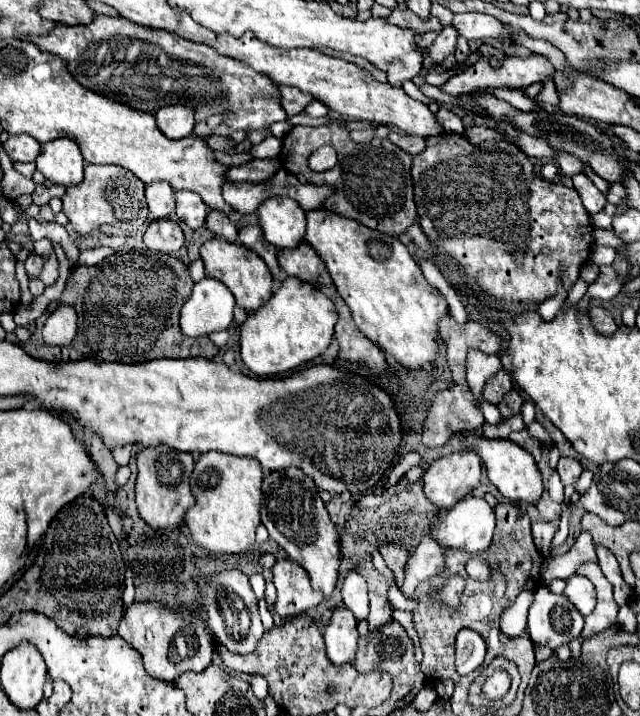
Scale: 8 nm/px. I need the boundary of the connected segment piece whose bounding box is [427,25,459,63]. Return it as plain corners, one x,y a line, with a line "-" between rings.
447,25
439,35
437,35
437,39
435,39
435,43
427,49
427,53
439,63
439,61
443,61
447,55
451,55
453,51
455,51
455,47
457,47
457,31
453,31
453,27
451,25

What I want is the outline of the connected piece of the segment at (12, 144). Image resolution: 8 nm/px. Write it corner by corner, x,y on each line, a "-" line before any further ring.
25,133
11,135
3,143
3,147
13,161
35,161
35,157
39,155
39,149
41,149
41,145
31,135
25,135

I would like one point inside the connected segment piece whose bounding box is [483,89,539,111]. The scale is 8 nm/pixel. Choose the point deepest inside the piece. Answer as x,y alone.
517,98

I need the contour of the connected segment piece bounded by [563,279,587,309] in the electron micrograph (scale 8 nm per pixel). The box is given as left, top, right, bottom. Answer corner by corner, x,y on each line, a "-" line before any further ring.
579,279
579,281
575,283
575,287
569,291
569,295
567,295
565,303
563,303
563,309
567,309
567,307
575,305
575,303
585,295
585,293
587,293
587,283
585,283
583,279

